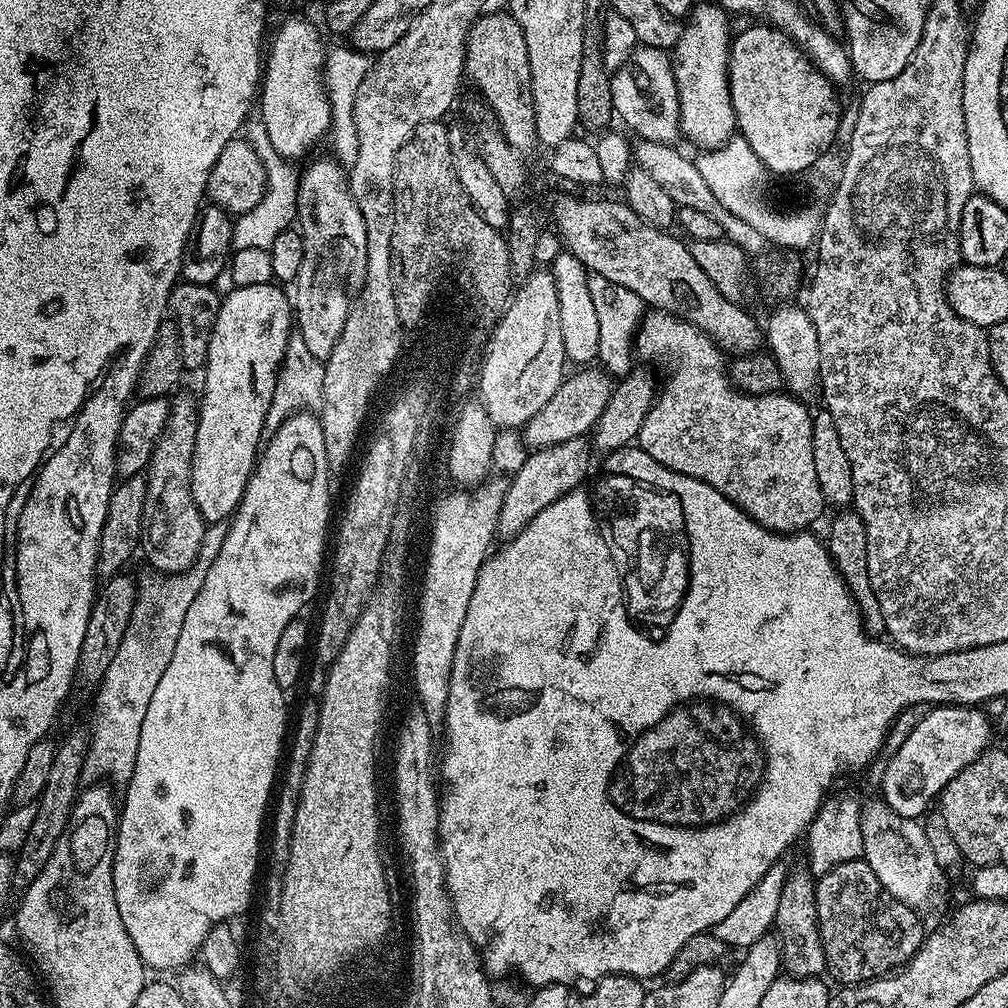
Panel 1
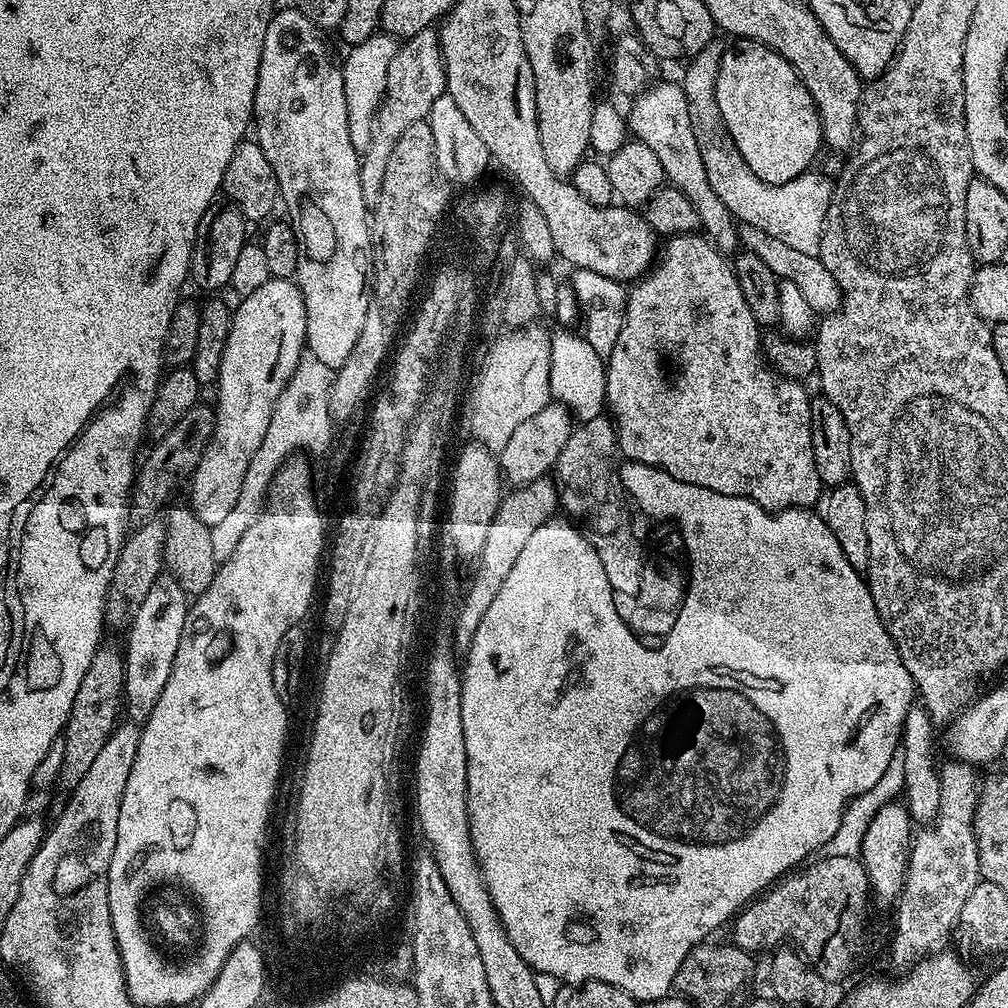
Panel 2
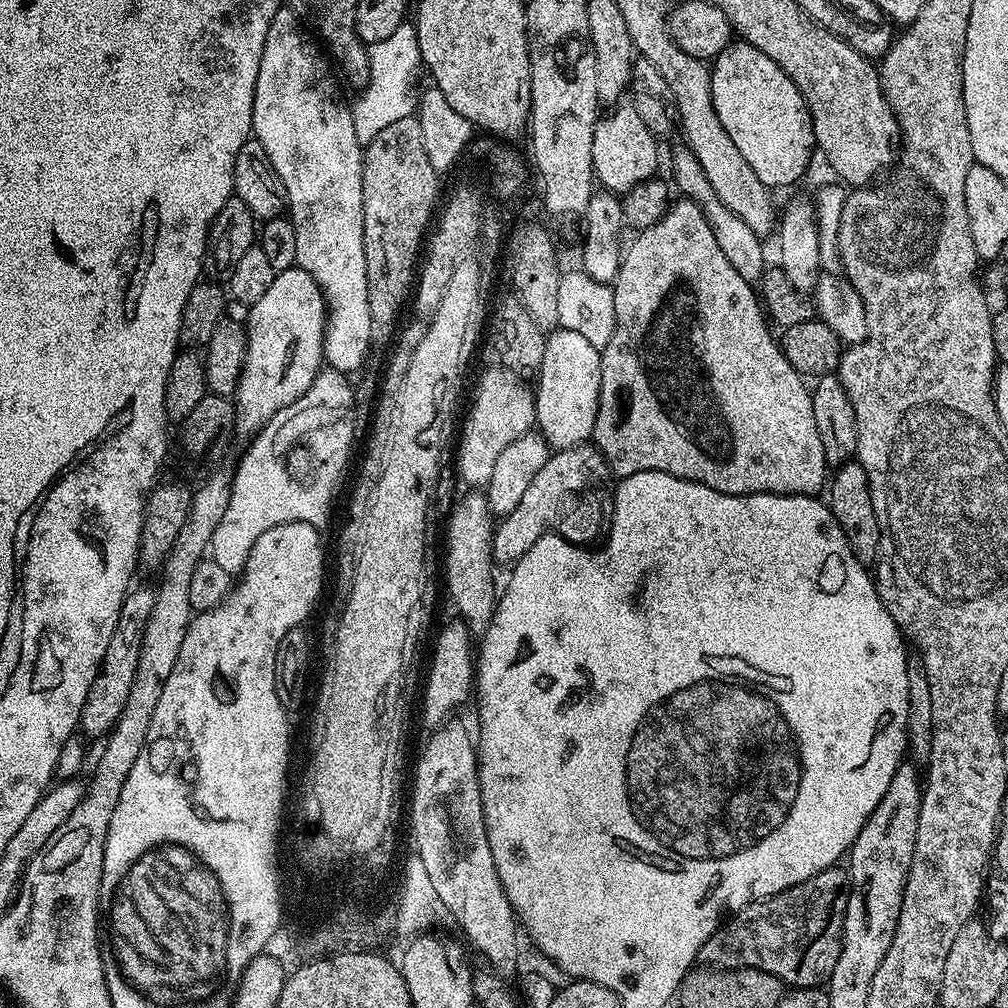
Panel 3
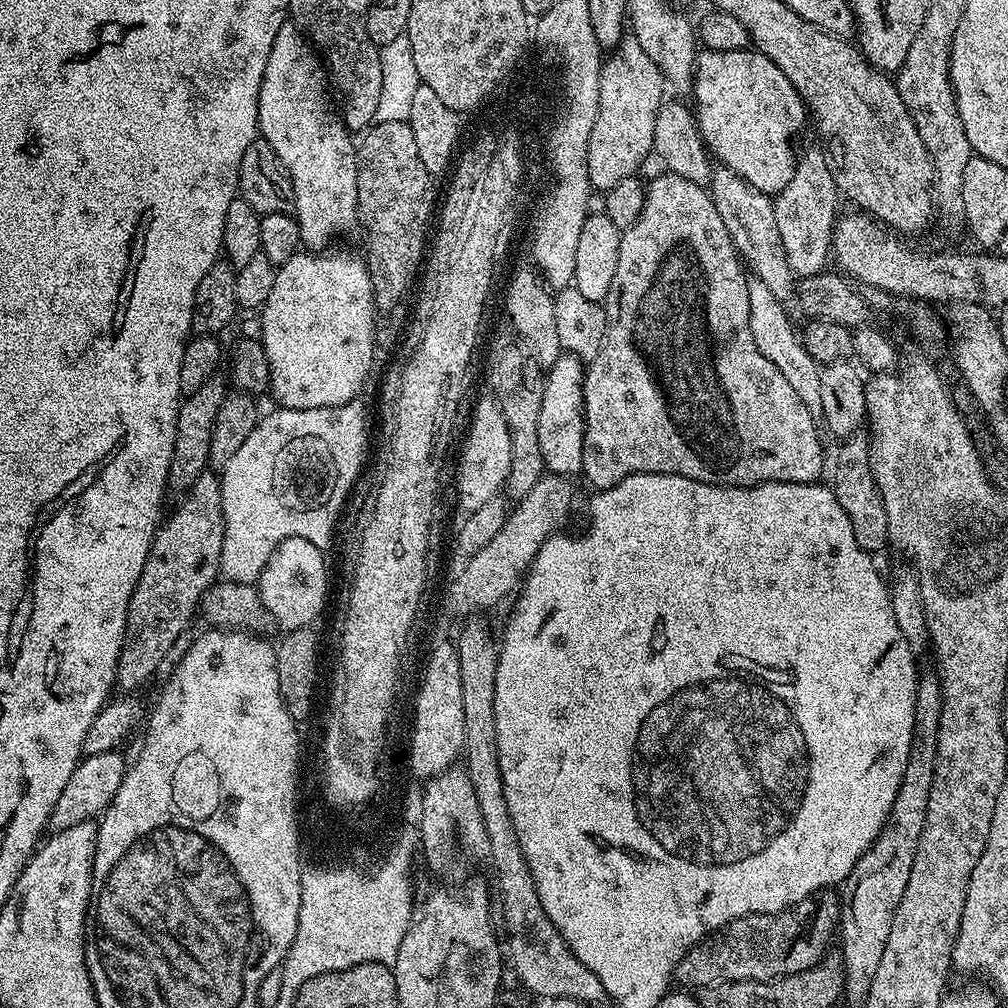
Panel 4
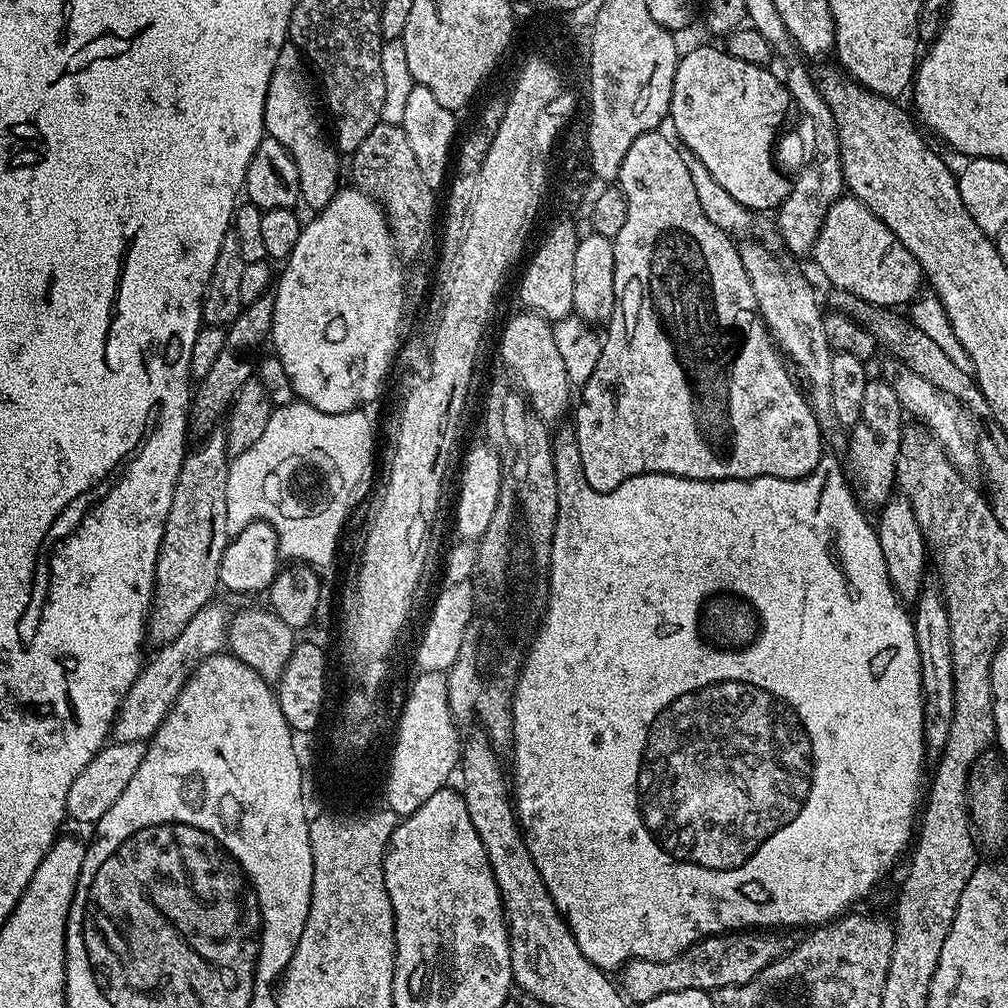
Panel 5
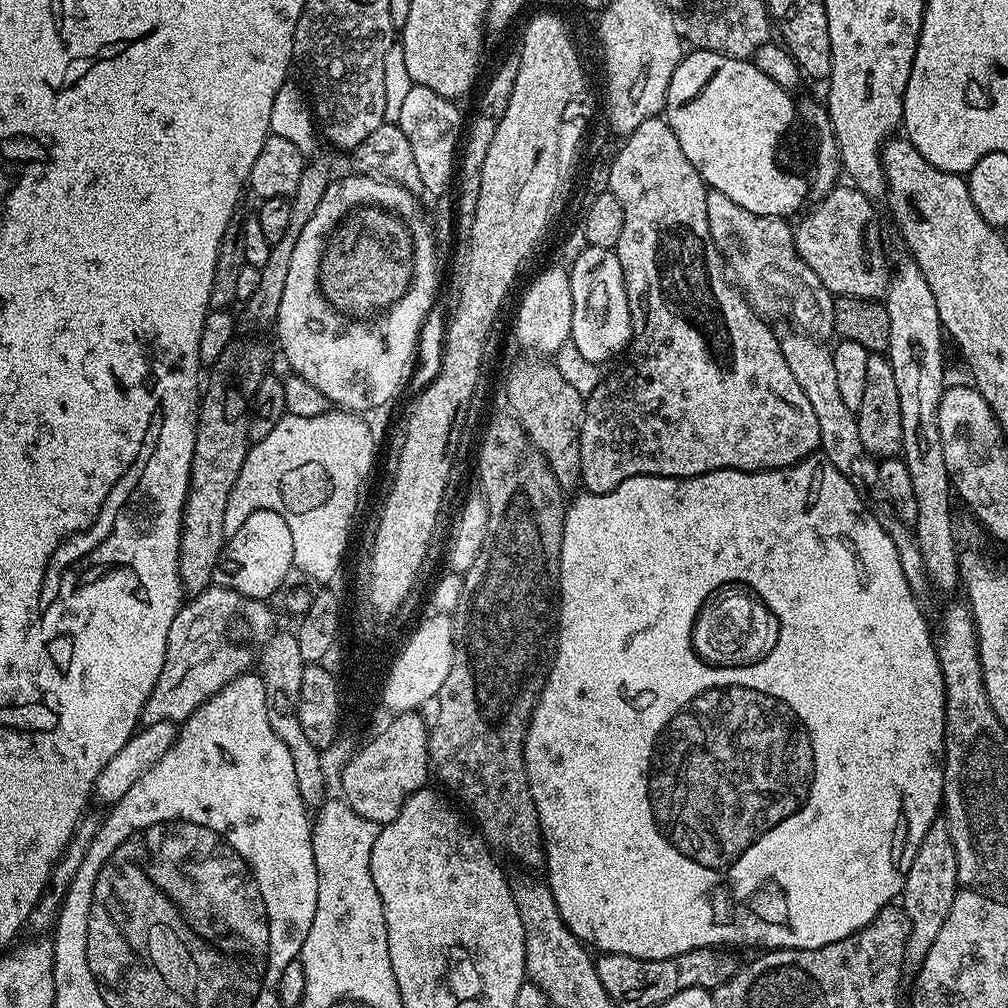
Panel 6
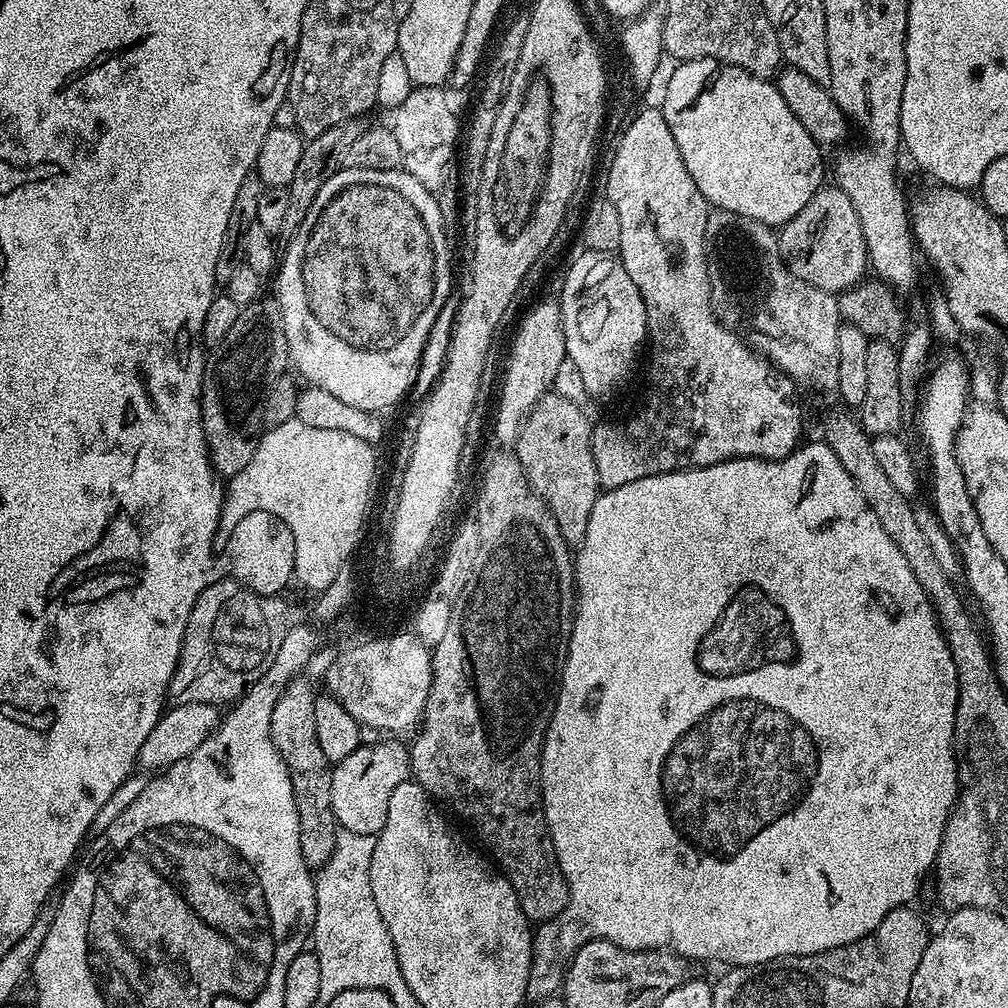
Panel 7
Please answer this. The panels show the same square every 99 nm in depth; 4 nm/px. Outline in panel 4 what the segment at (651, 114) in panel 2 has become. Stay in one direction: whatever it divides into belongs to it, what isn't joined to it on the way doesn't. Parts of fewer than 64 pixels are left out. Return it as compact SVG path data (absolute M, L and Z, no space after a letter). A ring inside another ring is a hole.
M754 275L748 276L746 294L750 294L750 334L754 334L754 343L758 345L758 351L770 358L774 366L778 366L778 374L782 374L782 378L790 382L790 387L798 393L801 402L806 402L806 410L810 410L816 421L823 421L821 365L817 364L806 350L801 333L798 328L796 332L787 310L784 309L787 308L785 301L779 300L774 290L770 290L770 286L762 282L762 278Z

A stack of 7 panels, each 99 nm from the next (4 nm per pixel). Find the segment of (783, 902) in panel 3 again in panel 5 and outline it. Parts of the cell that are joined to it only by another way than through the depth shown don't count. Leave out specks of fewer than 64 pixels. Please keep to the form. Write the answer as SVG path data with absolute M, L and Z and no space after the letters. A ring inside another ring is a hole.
M737 930L703 938L669 960L629 960L619 969L618 987L625 1000L636 1006L643 1006L658 994L674 994L674 990L711 993L717 988L733 988L767 973L771 964L784 955L786 943L780 936L776 930Z

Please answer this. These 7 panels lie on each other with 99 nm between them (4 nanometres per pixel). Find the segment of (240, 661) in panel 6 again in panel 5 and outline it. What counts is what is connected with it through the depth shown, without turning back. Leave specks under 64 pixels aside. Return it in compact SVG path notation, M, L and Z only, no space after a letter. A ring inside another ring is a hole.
M210 602L186 622L186 630L178 634L170 643L163 645L156 657L149 659L141 667L138 678L126 698L121 702L116 720L112 723L111 739L117 744L122 742L147 742L162 726L162 722L170 714L178 694L184 688L193 670L208 656L215 656L225 651L228 643L228 626L230 612L217 602Z

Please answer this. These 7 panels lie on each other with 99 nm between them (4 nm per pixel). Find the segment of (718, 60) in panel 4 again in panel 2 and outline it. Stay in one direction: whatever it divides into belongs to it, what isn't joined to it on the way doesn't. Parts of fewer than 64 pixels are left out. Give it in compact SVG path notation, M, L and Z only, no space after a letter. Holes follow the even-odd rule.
M756 40L729 43L720 61L716 98L727 137L762 182L790 182L815 165L824 131L812 91L800 81L794 66L773 48Z

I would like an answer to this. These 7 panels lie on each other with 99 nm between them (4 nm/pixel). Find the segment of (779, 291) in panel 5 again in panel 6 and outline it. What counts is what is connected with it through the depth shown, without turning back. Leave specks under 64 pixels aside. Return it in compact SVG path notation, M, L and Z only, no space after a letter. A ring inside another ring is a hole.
M792 330L789 336L780 336L780 349L786 358L786 366L790 366L790 374L794 374L798 386L802 386L802 394L806 394L806 399L818 418L821 453L854 486L860 496L867 497L870 487L874 488L879 483L879 463L862 446L856 415L850 410L850 406L846 406L846 402L842 402L842 394L838 391L838 381L834 374L834 358L831 351L824 347L821 341L796 330Z

